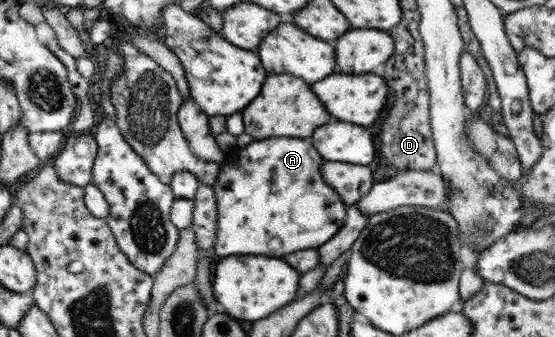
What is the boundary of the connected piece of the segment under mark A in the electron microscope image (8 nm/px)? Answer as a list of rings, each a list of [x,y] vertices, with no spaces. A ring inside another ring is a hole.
[[[271,137],[253,140],[245,147],[227,152],[219,170],[219,178],[212,186],[217,198],[218,219],[213,246],[216,258],[234,254],[284,256],[296,250],[318,249],[319,245],[326,245],[332,240],[343,228],[347,206],[341,196],[323,181],[322,158],[314,150],[310,138]]]

